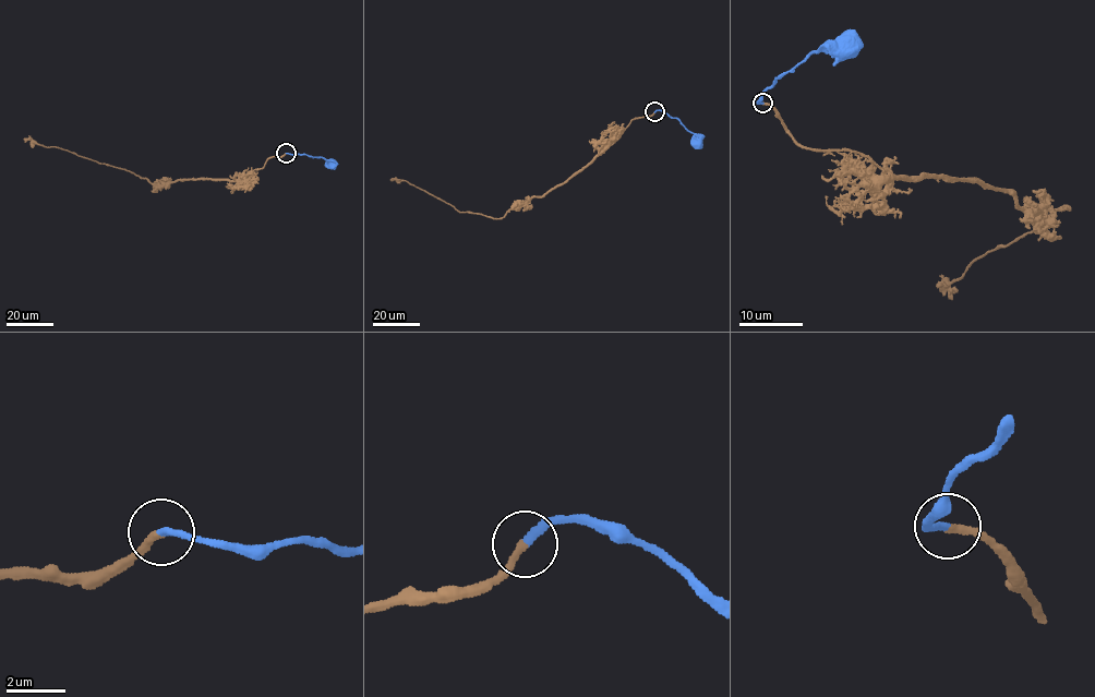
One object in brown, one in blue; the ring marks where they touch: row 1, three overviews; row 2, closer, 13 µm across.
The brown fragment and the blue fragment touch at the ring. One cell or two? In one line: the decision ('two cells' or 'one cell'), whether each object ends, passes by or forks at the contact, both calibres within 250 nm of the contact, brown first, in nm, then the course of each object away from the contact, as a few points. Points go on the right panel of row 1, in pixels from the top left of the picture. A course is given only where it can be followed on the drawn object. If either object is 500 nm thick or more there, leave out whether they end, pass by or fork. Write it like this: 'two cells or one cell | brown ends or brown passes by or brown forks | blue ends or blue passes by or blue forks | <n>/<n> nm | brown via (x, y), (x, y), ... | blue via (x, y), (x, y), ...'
one cell | brown ends | blue ends | 240/280 nm | brown via (762, 103), (808, 147), (856, 153), (912, 182), (977, 181), (1011, 192), (1042, 221), (1069, 208), (943, 290) | blue via (762, 103), (759, 104), (760, 96), (777, 76), (793, 71), (814, 50), (829, 49), (842, 40), (849, 41)

